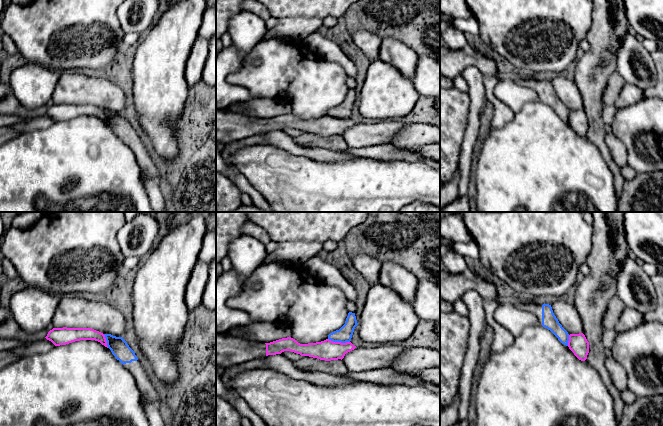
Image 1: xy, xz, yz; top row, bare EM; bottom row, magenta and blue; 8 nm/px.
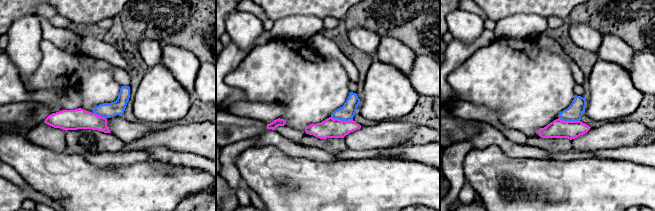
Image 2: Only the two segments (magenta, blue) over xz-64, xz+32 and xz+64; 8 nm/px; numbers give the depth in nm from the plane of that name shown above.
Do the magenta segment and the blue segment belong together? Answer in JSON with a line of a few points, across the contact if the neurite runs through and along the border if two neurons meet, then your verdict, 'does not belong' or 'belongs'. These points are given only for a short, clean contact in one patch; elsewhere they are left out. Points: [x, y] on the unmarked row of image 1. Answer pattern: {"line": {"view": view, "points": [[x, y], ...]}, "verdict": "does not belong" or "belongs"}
{"line": {"view": "xz", "points": [[328, 114], [333, 117], [349, 118]]}, "verdict": "does not belong"}

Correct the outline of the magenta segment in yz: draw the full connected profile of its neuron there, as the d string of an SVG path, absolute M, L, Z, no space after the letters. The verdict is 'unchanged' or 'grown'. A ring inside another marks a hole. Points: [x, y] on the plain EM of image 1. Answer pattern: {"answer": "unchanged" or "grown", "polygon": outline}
{"answer": "unchanged", "polygon": "M583 109L570 110L568 123L579 136L585 137L587 135L589 118Z"}

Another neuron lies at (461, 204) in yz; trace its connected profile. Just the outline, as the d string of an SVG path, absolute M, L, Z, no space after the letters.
M468 196L457 197L453 202L441 208L440 212L470 212Z

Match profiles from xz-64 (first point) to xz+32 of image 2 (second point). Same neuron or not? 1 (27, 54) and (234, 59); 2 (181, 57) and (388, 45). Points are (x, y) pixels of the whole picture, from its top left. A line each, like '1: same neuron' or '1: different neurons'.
1: different neurons
2: same neuron

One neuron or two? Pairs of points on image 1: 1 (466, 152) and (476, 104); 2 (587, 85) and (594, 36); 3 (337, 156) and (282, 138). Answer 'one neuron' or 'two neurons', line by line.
1: one neuron
2: one neuron
3: one neuron

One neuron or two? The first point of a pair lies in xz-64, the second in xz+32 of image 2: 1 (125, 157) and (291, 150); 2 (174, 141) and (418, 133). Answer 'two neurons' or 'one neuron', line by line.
1: one neuron
2: one neuron

